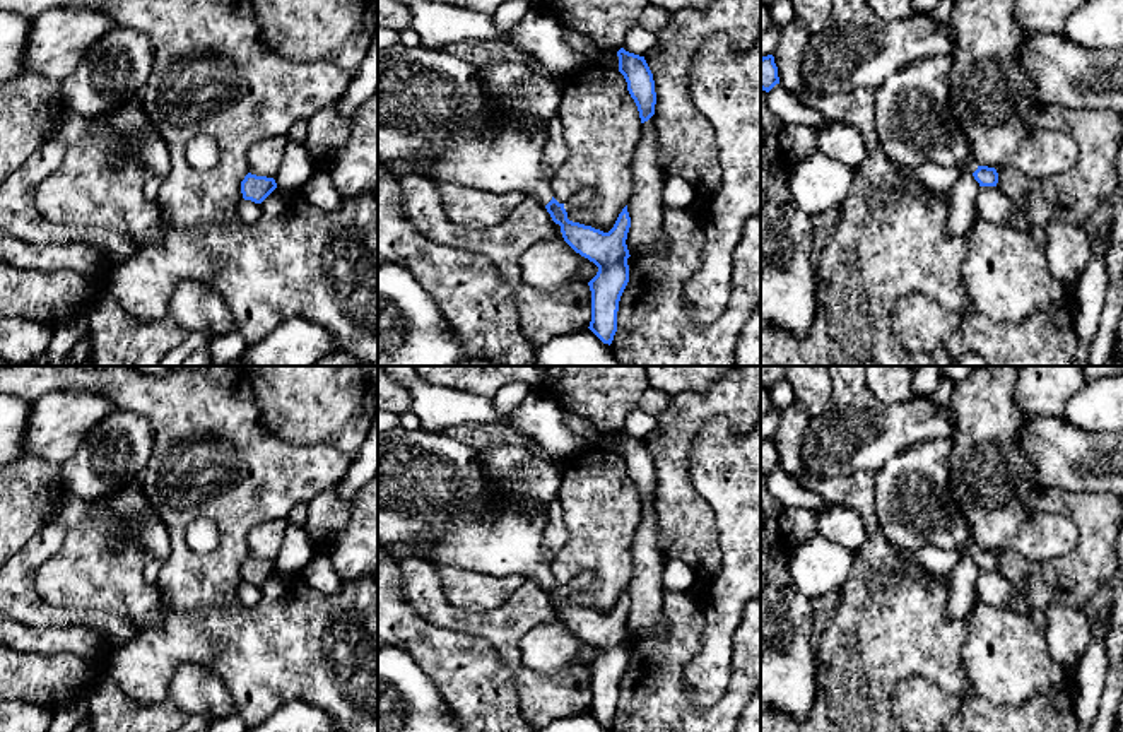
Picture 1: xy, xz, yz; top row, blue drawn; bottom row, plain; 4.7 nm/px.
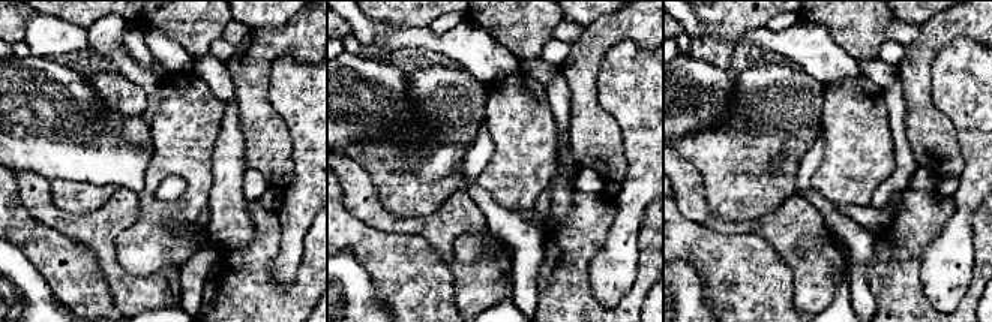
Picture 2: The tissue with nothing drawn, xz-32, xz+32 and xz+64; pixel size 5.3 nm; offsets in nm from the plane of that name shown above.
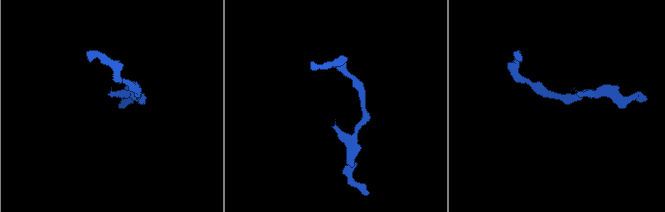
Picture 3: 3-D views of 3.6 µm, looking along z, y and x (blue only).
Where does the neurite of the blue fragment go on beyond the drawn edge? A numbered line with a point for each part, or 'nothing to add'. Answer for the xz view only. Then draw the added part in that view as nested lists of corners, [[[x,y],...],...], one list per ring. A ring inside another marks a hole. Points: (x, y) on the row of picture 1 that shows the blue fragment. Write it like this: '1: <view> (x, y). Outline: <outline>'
1: xz (435, 117). Outline: [[[397,43],[378,51],[378,164],[431,176],[438,181],[491,193],[525,192],[540,205],[552,200],[550,180],[544,174],[544,149],[549,125],[528,132],[518,116],[508,118],[492,106],[479,68],[443,50]]]

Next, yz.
1: yz (913, 122). Outline: [[[933,56],[889,75],[875,89],[875,133],[891,161],[978,169],[949,106],[950,74],[950,58]]]

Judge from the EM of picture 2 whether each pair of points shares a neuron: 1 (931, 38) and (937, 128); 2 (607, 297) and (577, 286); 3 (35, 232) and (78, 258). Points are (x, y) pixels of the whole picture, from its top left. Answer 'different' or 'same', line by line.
1: same
2: different
3: same

